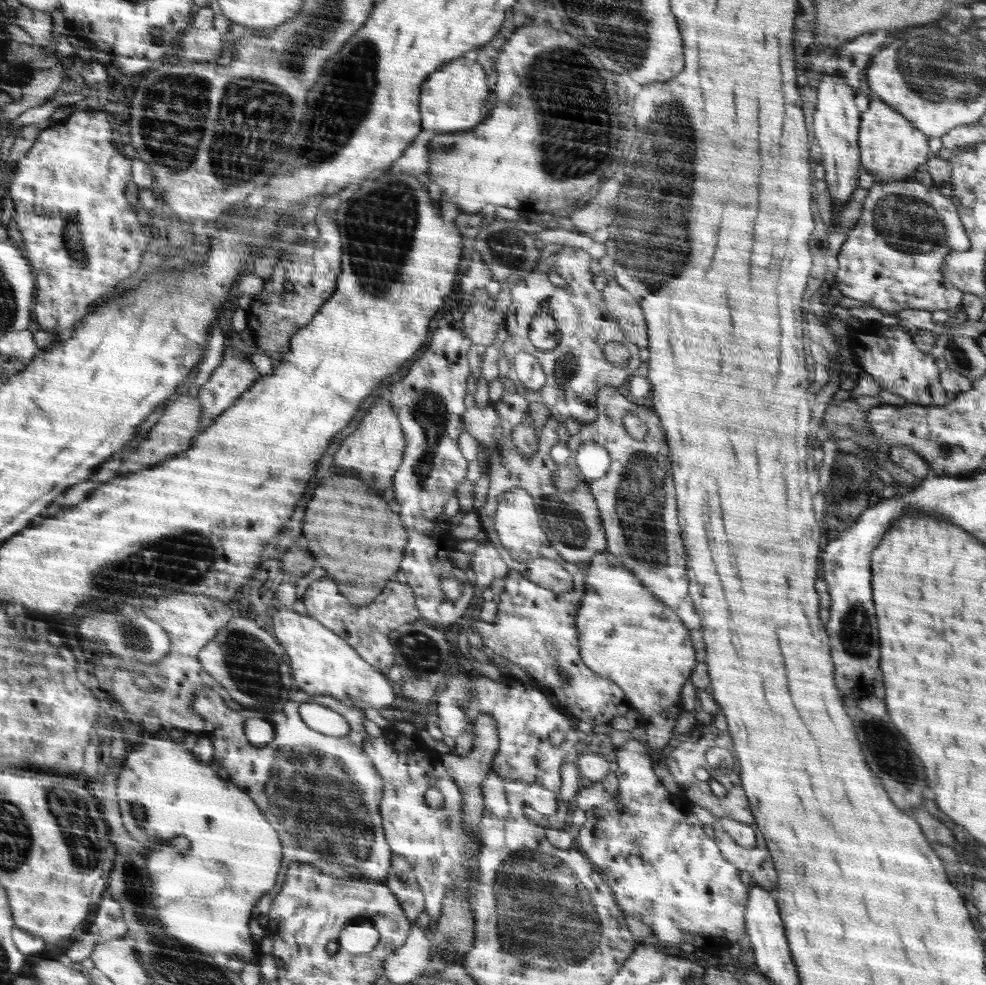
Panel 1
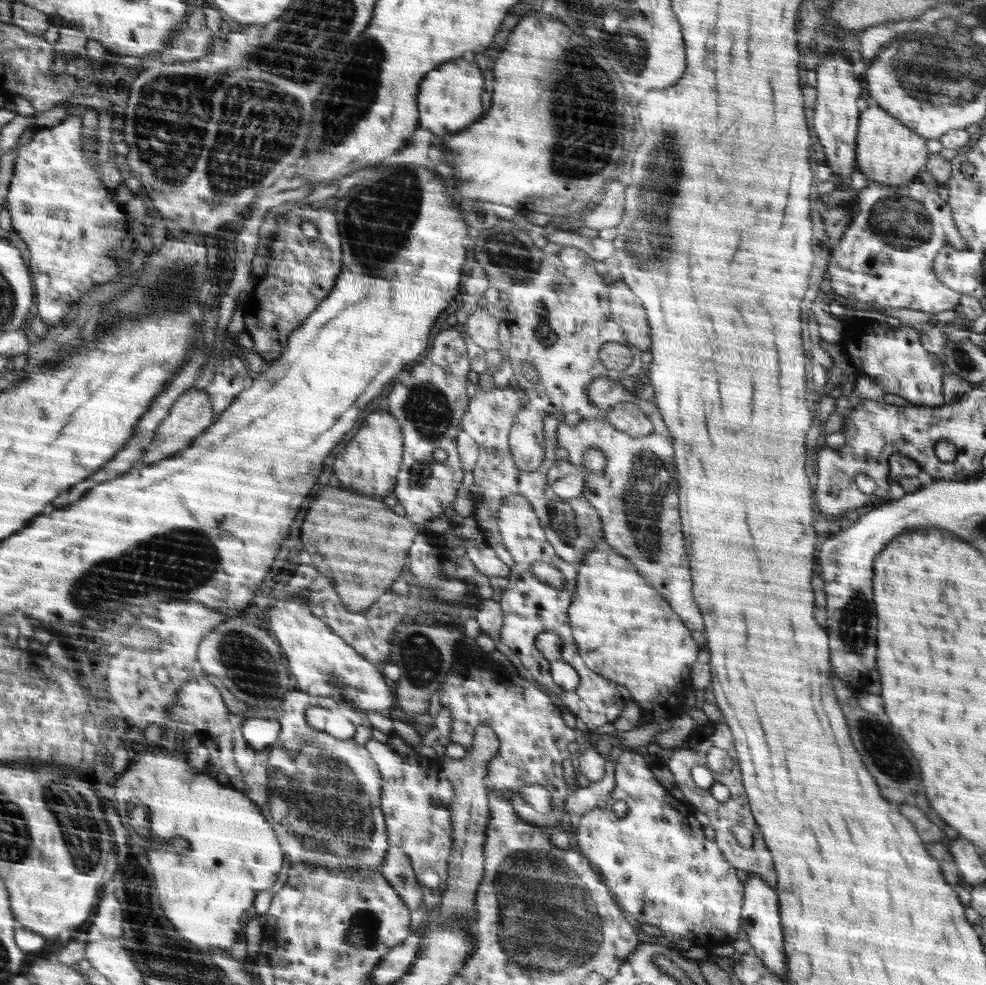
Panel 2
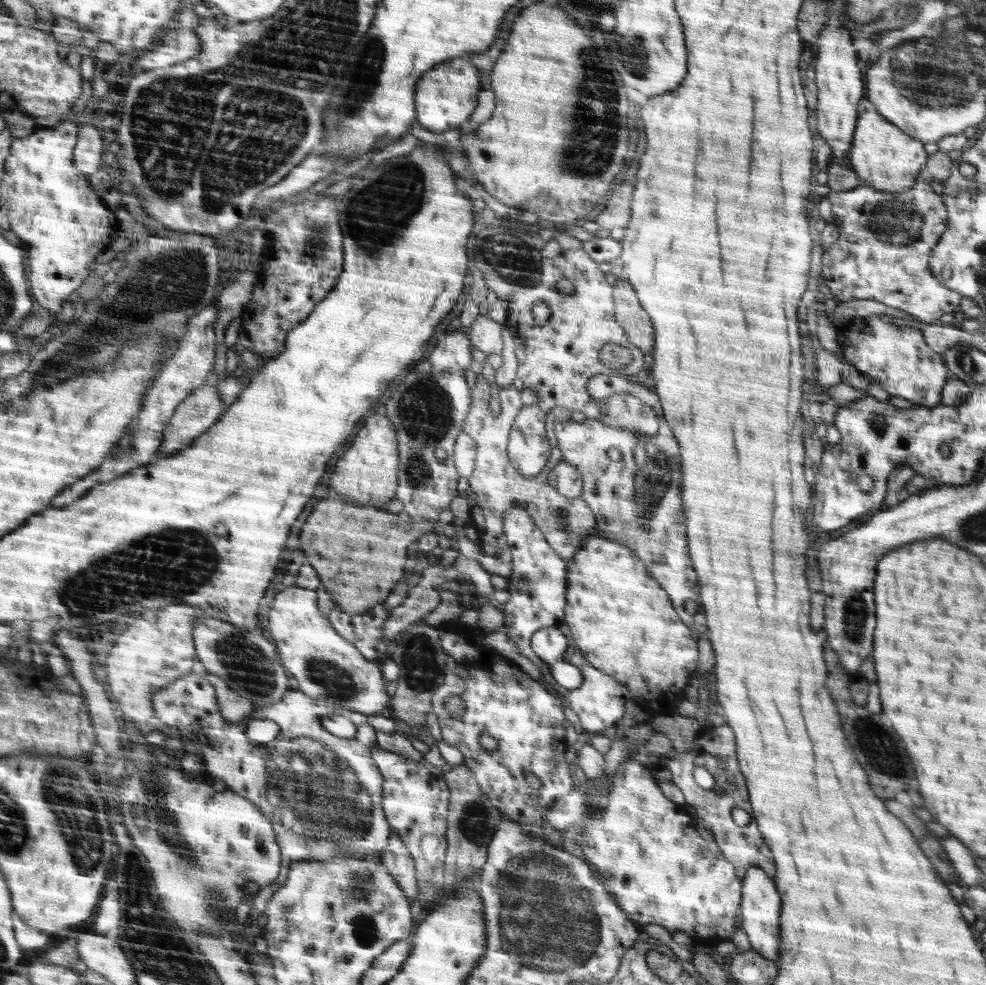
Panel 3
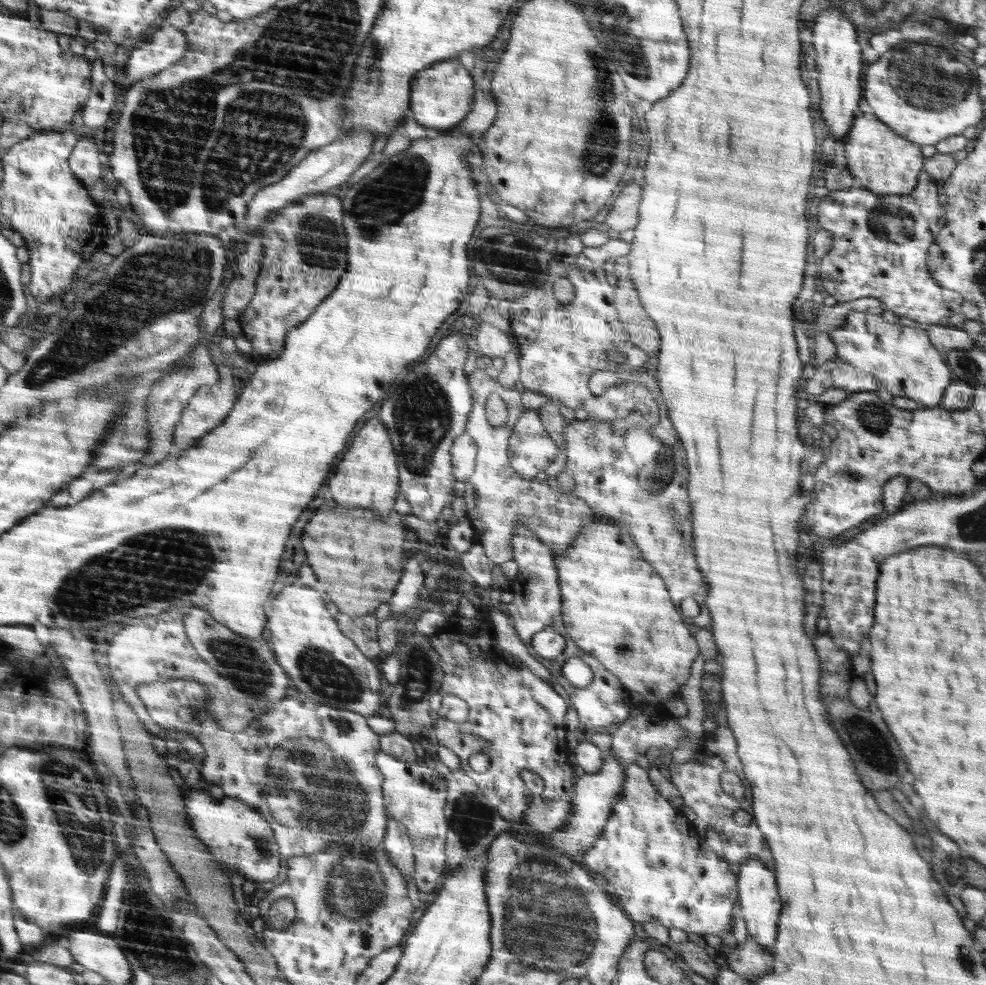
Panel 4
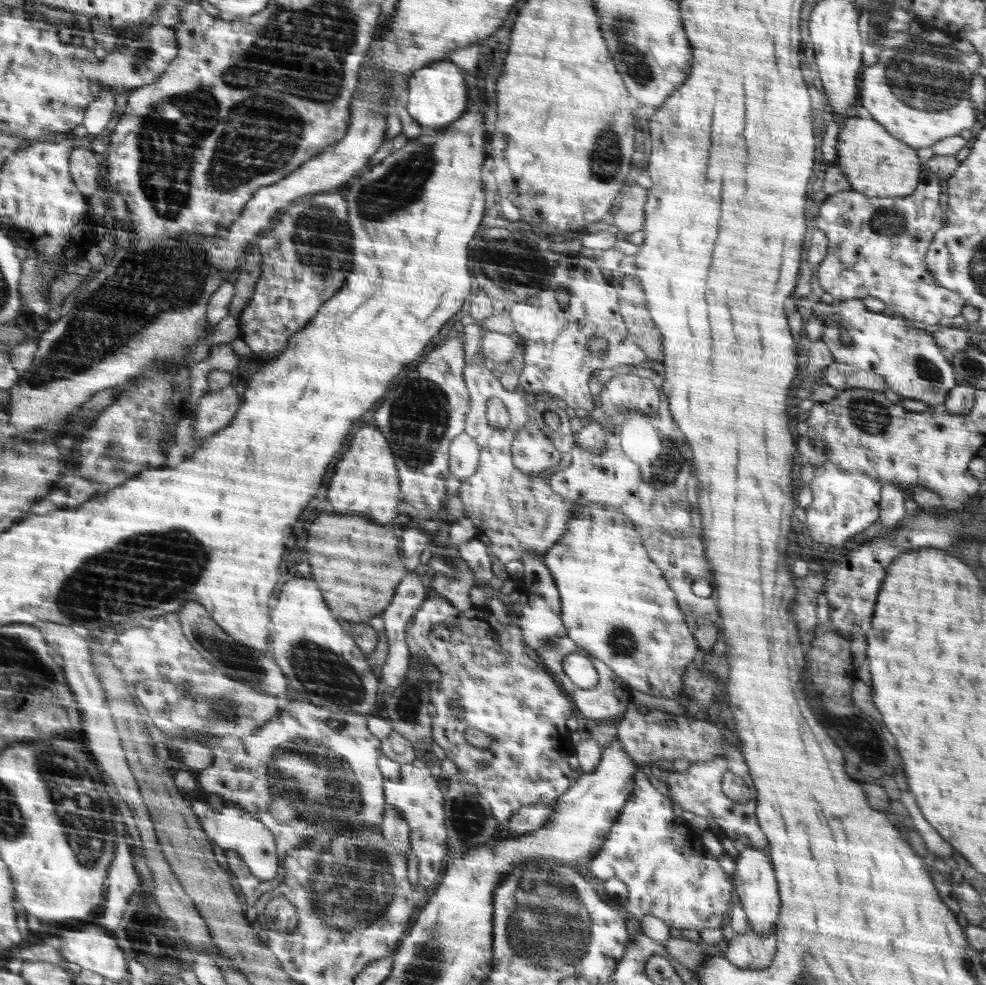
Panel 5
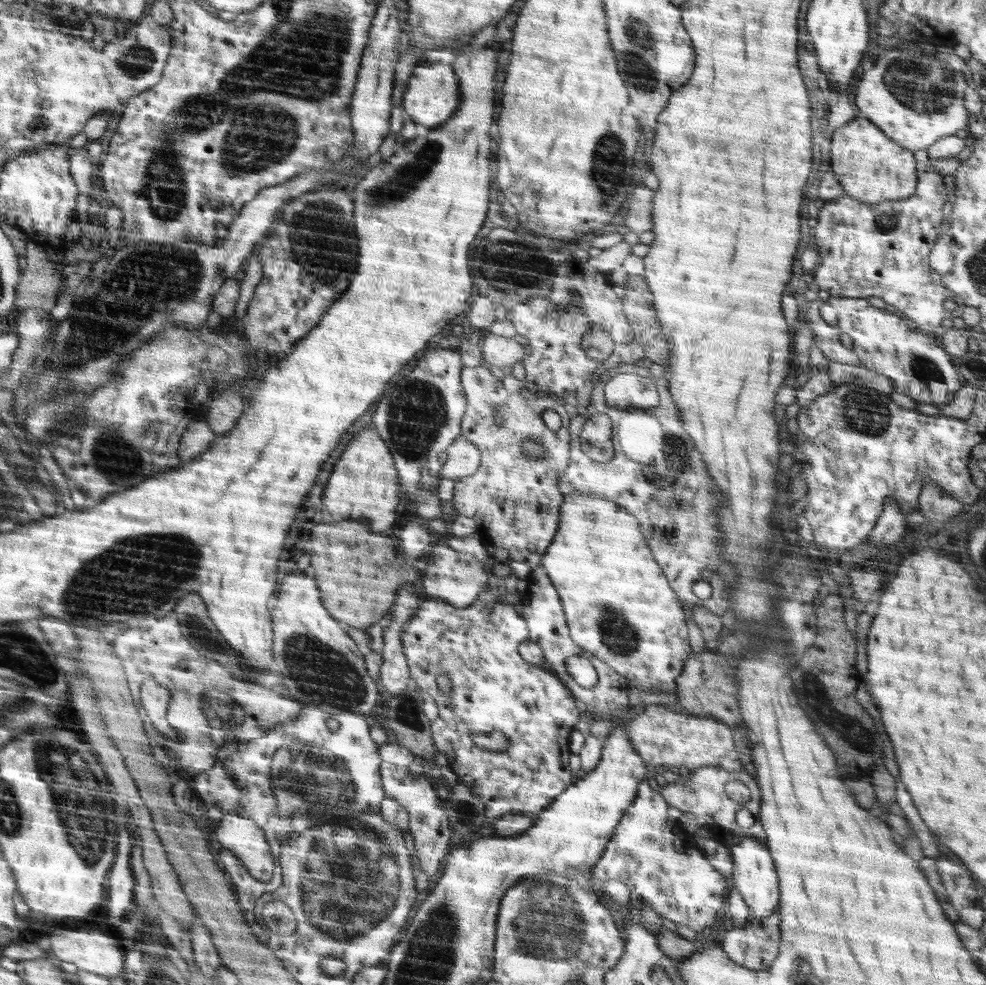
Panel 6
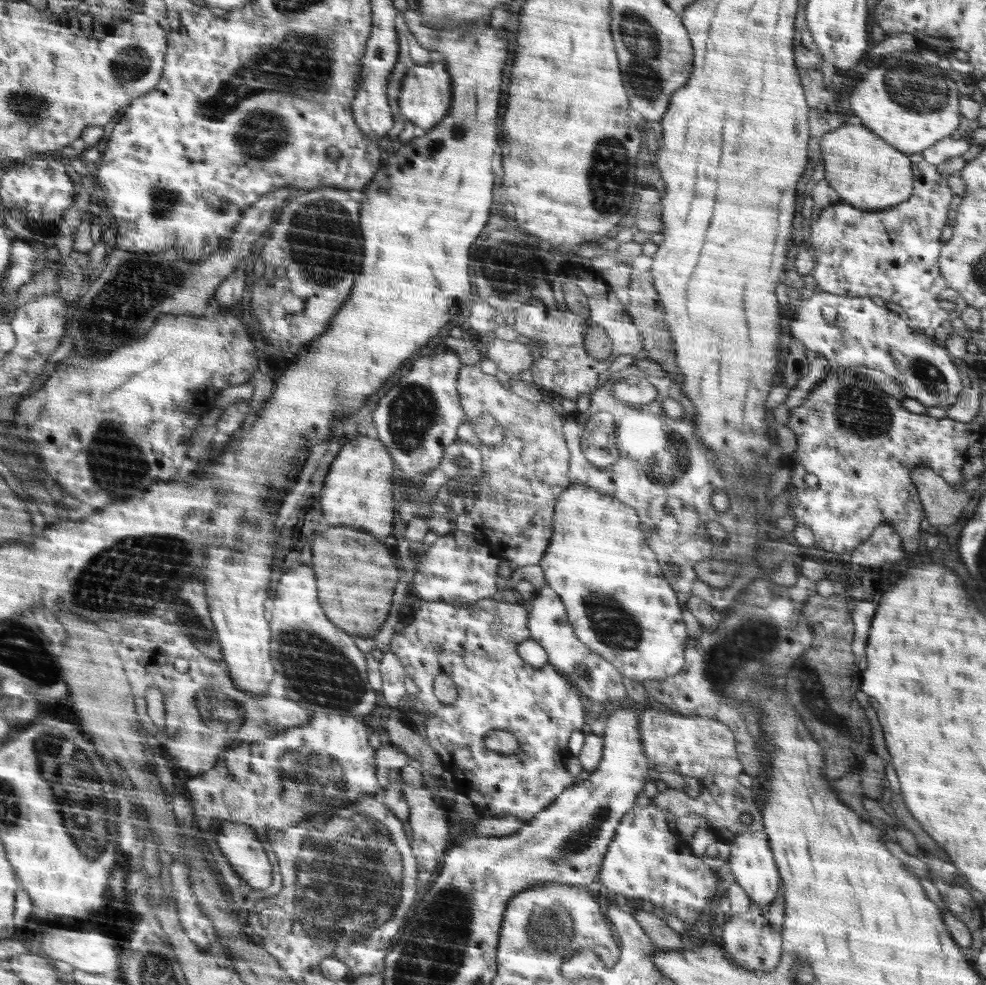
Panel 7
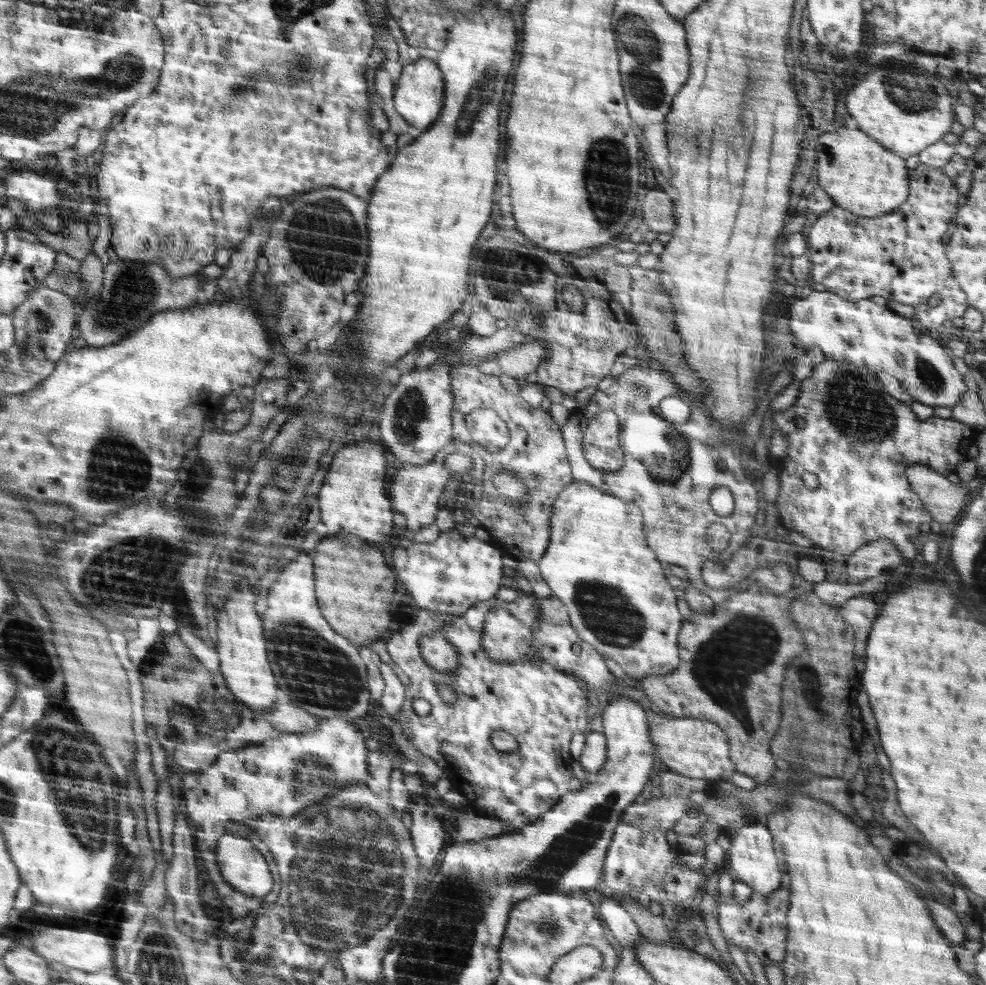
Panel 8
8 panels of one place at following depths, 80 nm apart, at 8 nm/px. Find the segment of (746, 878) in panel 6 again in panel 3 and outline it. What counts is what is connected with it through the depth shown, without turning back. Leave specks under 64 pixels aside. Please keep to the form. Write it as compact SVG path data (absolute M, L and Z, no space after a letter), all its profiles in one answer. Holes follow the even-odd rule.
M758 867L747 868L743 880L742 895L742 916L743 921L740 928L746 932L749 938L751 948L760 953L766 960L778 962L780 956L780 924L778 924L778 916L781 916L780 906L784 906L784 902L780 902L780 896L776 892L774 886L774 878Z

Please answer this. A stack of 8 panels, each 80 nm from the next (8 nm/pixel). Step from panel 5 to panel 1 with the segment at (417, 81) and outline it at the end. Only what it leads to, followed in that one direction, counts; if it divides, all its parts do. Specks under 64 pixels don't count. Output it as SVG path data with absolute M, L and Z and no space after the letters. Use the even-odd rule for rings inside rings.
M463 56L434 71L426 79L426 92L422 92L422 124L426 124L424 128L435 132L456 132L471 129L484 122L491 108L486 106L486 102L490 102L488 94L492 94L486 84L484 66L476 61L468 62Z

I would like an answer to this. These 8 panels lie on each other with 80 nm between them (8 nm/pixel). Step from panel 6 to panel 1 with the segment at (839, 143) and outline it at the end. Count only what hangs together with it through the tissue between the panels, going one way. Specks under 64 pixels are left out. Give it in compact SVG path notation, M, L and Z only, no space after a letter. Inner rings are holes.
M875 97L862 113L860 143L864 172L871 174L878 182L908 180L908 176L915 174L918 166L924 164L931 155L928 136L914 128L892 105Z

